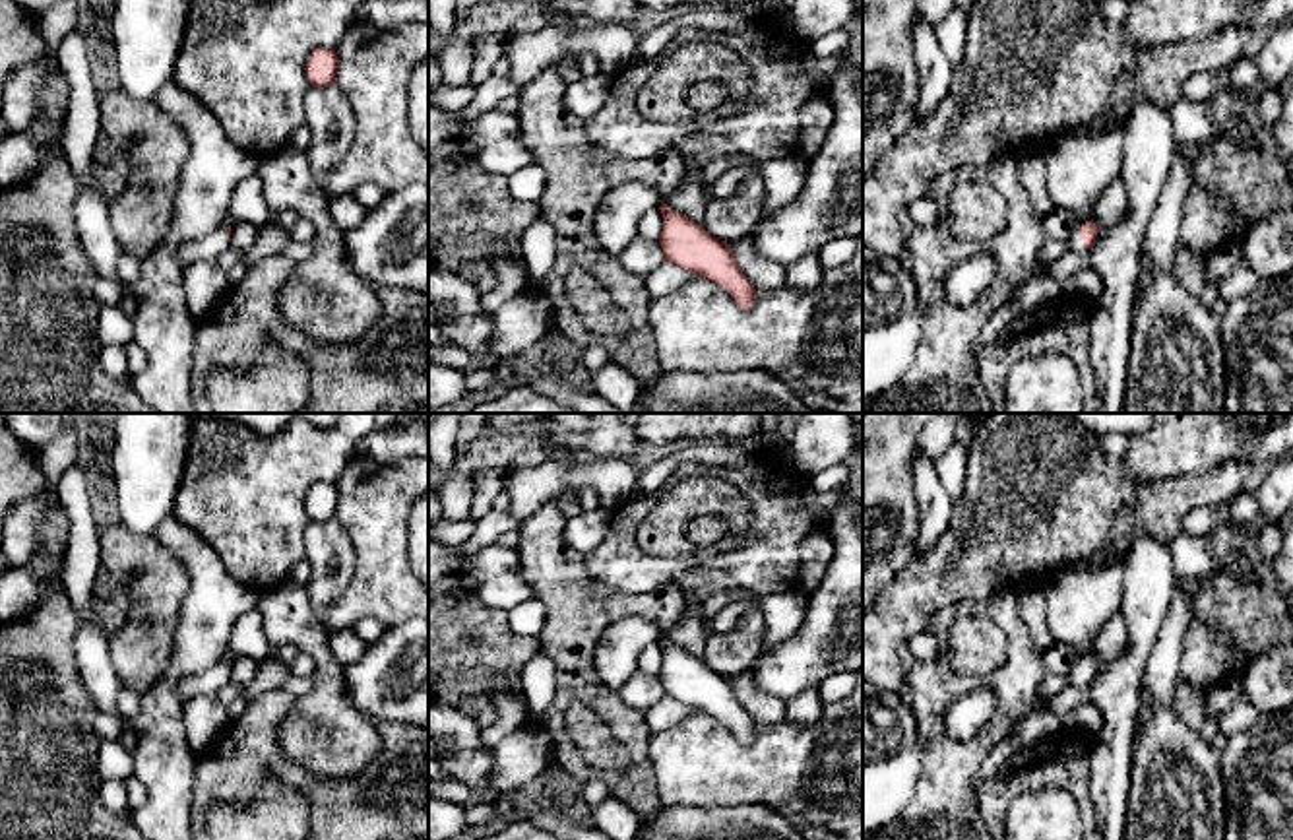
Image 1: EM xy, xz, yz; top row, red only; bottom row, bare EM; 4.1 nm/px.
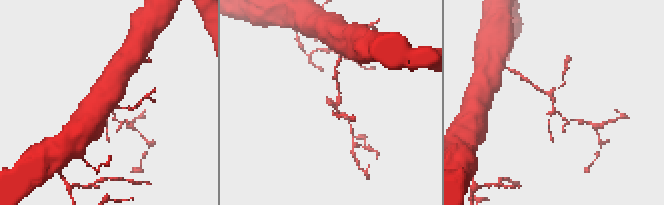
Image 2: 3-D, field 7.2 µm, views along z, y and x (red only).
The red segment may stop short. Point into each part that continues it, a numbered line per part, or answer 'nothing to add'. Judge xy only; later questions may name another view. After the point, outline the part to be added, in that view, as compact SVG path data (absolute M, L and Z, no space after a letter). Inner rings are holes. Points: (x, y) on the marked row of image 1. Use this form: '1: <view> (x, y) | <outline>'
1: xy (216, 243) | M219 227L198 241L188 241L178 248L176 260L182 268L204 260L219 258L231 246L231 237L225 233L225 227Z

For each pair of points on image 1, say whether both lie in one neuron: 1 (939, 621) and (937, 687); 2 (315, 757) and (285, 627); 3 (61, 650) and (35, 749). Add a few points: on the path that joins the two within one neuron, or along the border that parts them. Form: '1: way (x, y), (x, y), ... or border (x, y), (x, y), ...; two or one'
1: way (985, 608), (1014, 631), (1014, 662), (983, 683); one
2: way (322, 724), (324, 660), (318, 654); one
3: way (61, 676), (63, 691), (35, 718), (35, 724); one

